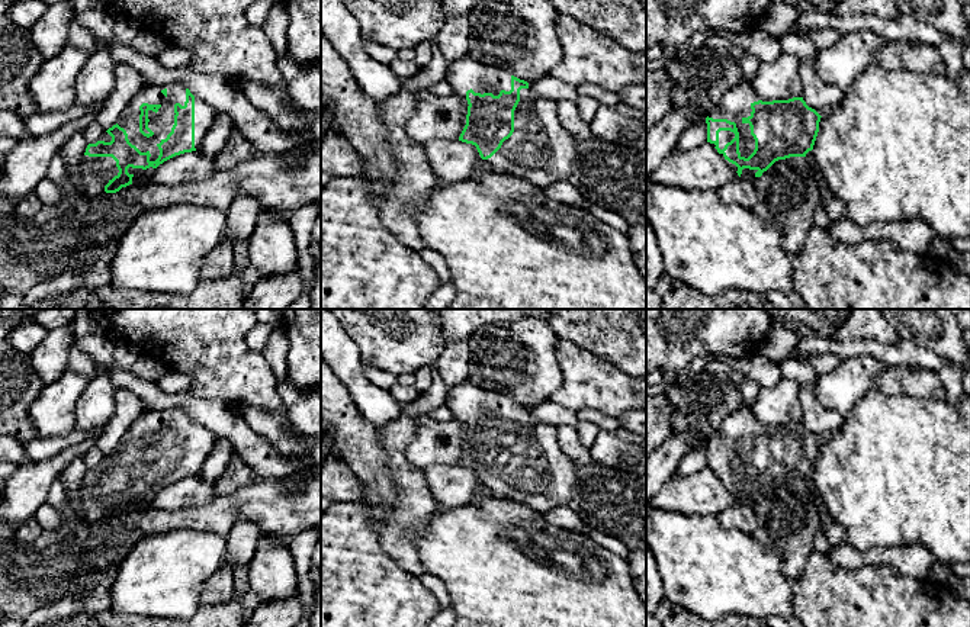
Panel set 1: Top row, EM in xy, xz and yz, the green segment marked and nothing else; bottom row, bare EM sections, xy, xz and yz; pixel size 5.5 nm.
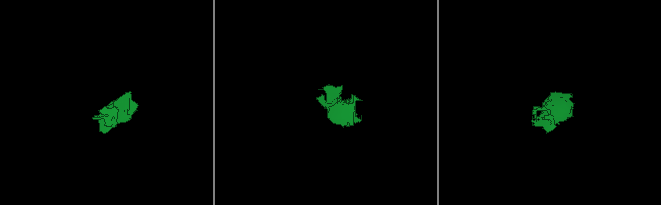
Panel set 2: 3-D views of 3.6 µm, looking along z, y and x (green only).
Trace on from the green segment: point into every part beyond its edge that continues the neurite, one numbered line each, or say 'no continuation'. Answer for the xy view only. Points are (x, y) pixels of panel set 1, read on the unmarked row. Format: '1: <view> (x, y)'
1: xy (205, 440)
2: xy (161, 447)

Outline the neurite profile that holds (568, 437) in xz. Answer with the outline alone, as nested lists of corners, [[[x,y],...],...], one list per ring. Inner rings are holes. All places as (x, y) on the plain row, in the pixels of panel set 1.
[[[572,425],[556,427],[559,447],[575,462],[590,463],[592,462],[590,448],[584,447],[578,431]]]

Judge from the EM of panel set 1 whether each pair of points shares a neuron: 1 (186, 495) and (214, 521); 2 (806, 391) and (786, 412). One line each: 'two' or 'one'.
1: two
2: two

